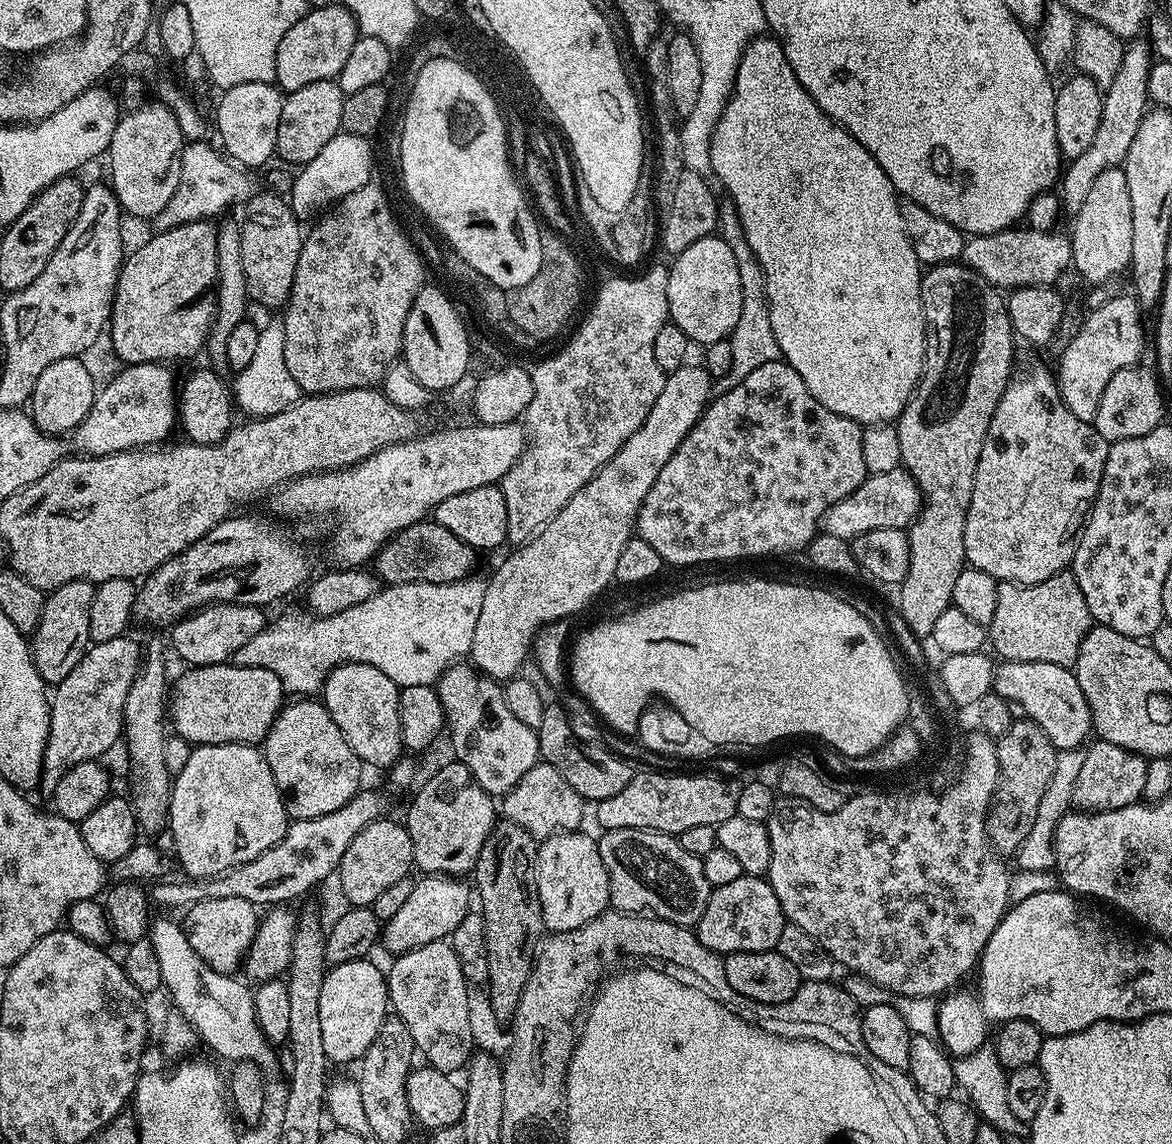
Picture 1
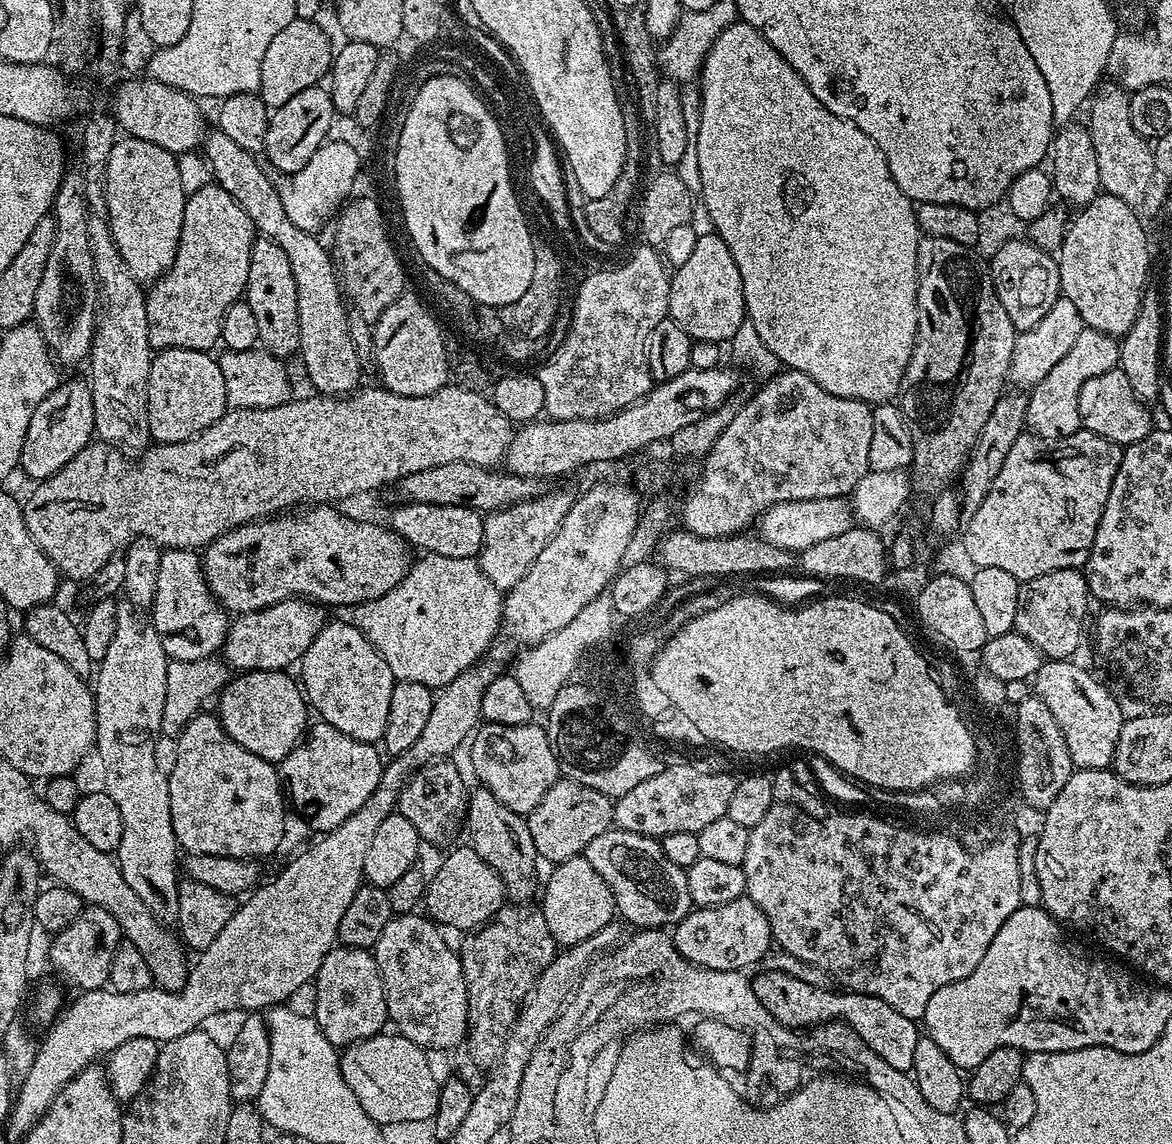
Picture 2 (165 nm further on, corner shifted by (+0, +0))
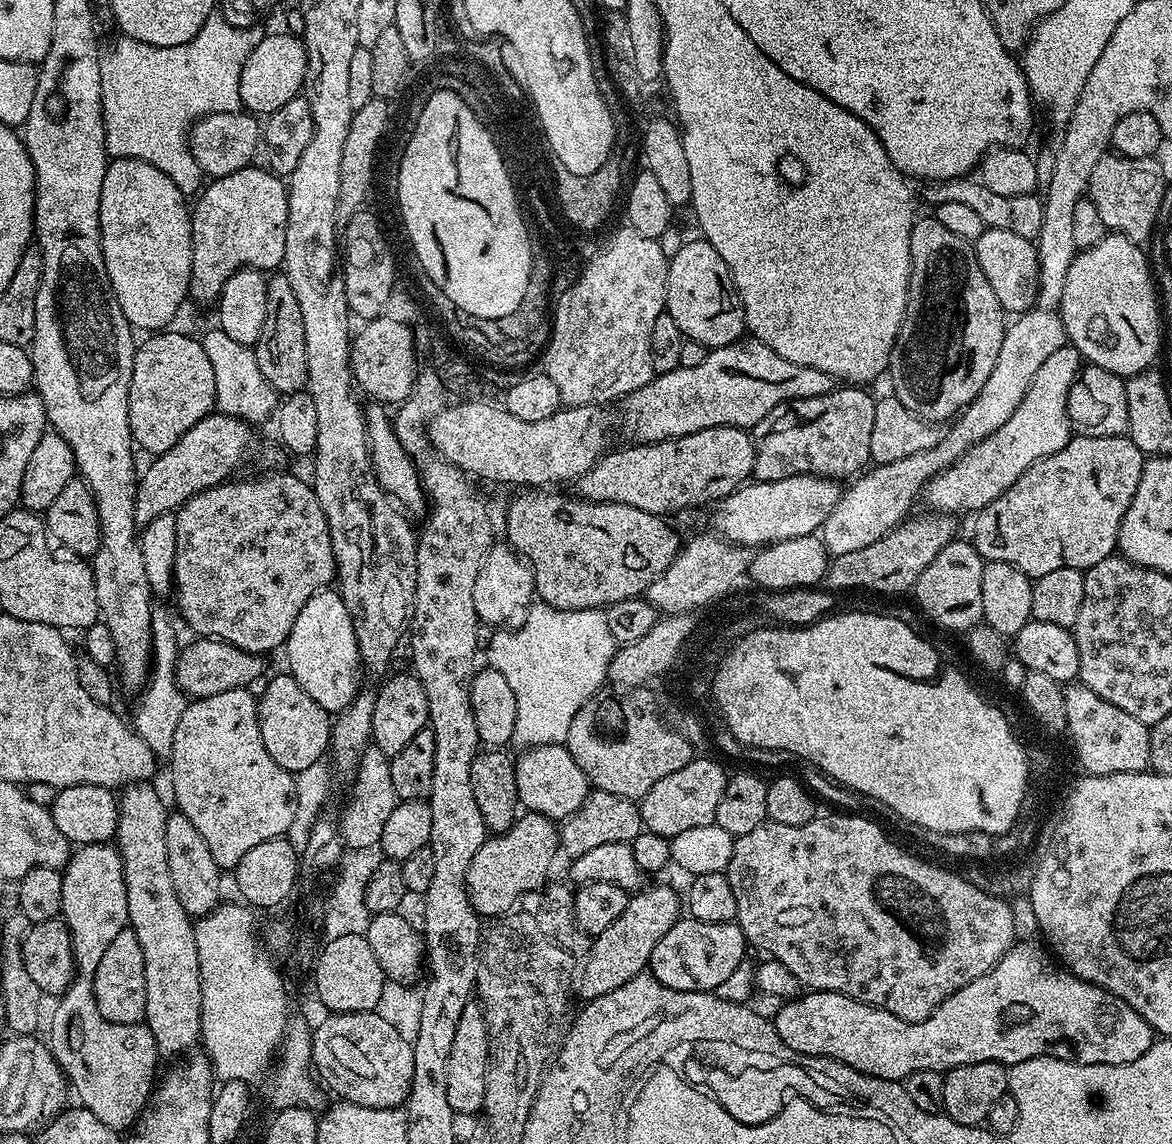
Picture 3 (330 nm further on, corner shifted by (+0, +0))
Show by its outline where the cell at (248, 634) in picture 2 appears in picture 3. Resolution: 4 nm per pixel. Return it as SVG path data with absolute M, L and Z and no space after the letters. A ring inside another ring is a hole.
M192 638L188 645L179 649L176 657L176 681L185 697L201 700L226 690L248 688L264 672L263 655L247 652L224 640Z

